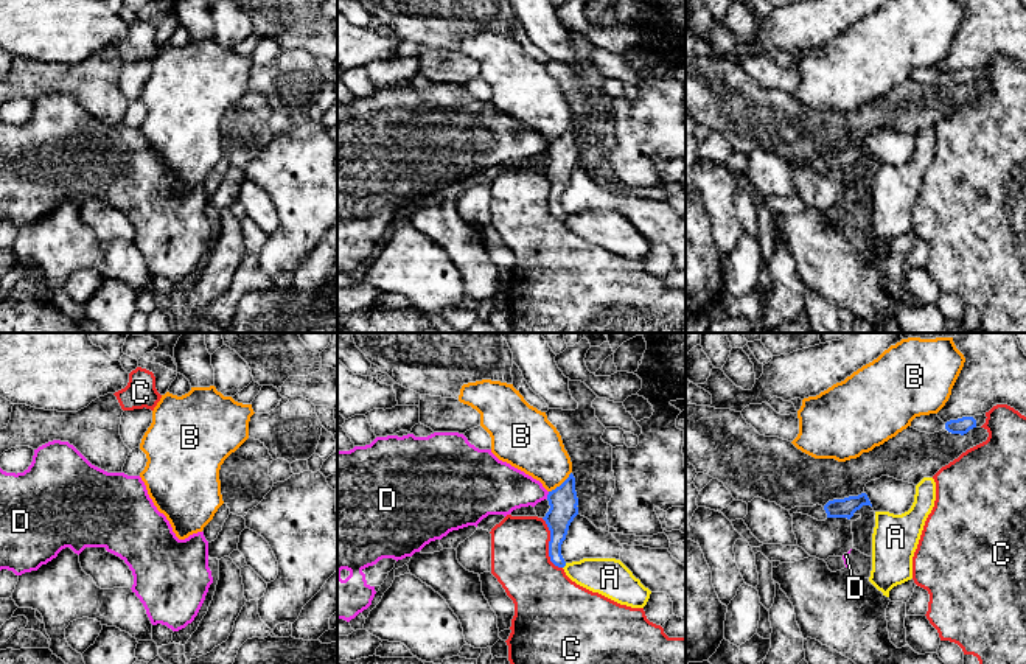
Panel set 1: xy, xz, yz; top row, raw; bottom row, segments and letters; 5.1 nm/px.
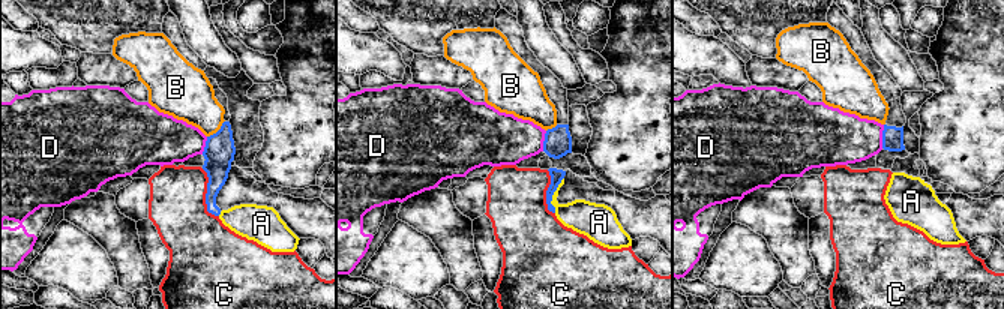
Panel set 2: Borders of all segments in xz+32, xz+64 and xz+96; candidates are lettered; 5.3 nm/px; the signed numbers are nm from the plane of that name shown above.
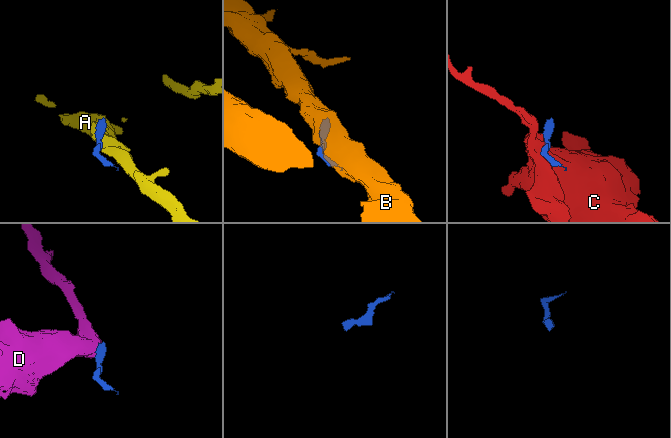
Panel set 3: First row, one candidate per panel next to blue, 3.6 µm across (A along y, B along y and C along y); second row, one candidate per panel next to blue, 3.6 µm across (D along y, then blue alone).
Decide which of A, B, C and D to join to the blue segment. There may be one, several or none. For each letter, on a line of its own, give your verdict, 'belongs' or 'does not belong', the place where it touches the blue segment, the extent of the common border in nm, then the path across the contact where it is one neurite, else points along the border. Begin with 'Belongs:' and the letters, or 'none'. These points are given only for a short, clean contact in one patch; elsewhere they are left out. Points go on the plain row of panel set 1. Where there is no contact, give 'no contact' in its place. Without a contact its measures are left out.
Belongs: none
A: does not belong; contact xz (565, 216); length 40 nm; border xz (566, 215), (563, 220)
B: does not belong; contact xz (561, 136); length 160 nm; border xz (571, 123), (549, 143)
C: does not belong; contact xz (549, 196); length 280 nm
D: does not belong; contact xz (547, 146); length 40 nm; border xz (549, 143), (546, 150)

